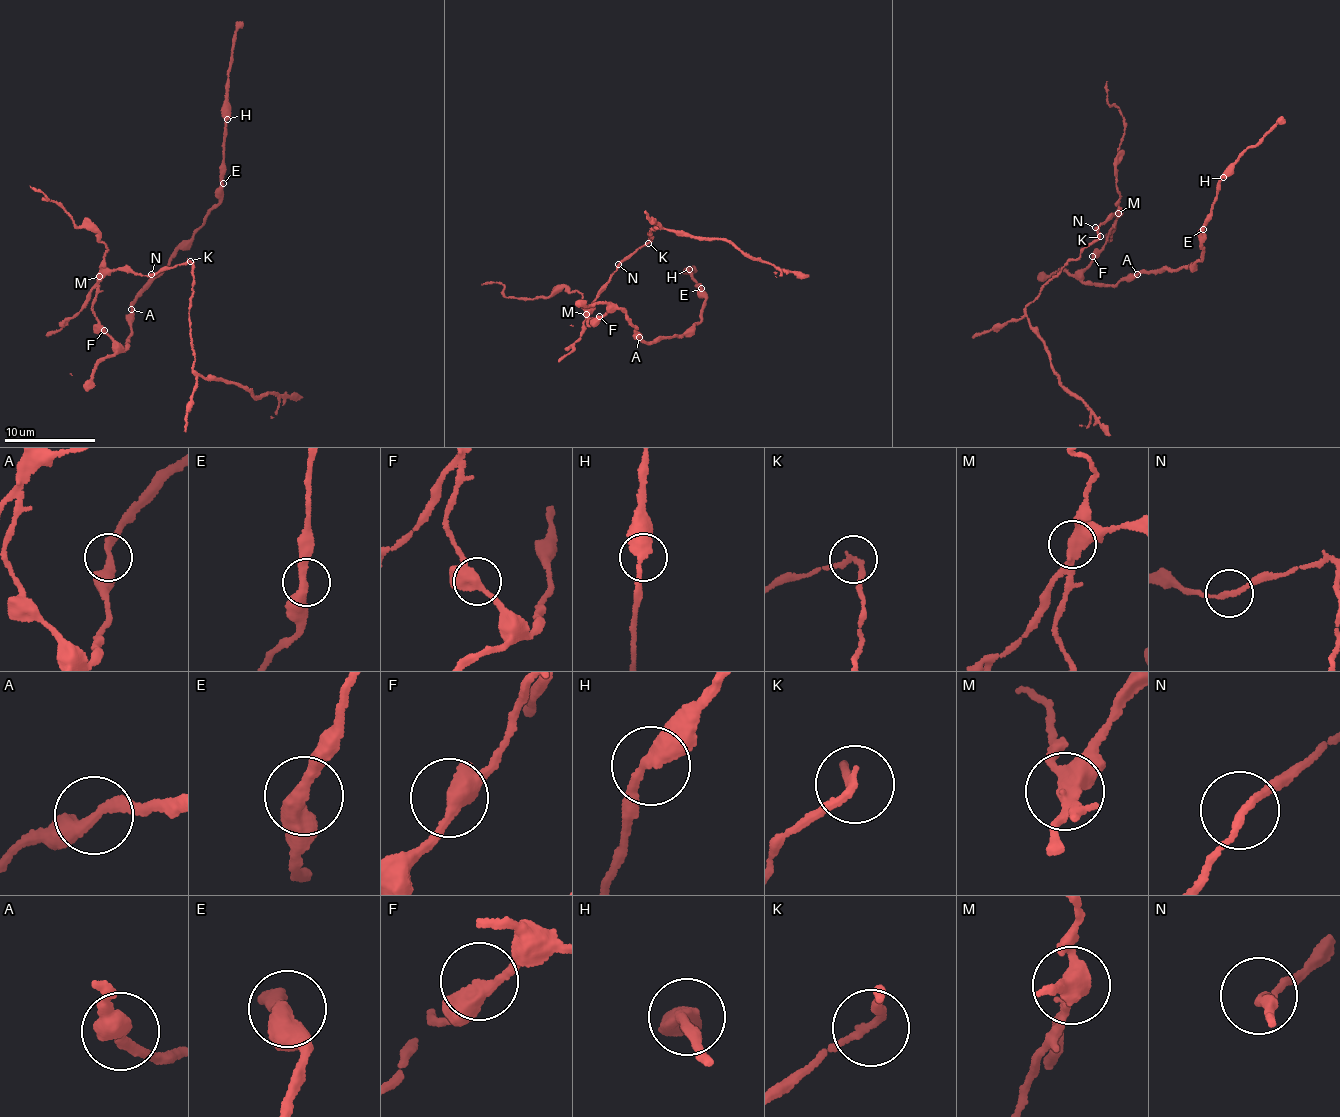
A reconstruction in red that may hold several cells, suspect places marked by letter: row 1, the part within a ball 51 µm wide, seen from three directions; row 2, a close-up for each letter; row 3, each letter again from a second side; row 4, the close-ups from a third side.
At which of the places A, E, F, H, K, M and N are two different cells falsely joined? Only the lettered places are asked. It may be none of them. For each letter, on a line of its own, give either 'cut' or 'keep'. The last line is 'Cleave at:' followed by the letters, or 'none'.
A: keep
E: keep
F: keep
H: keep
K: cut
M: cut
N: keep
Cleave at: K, M

